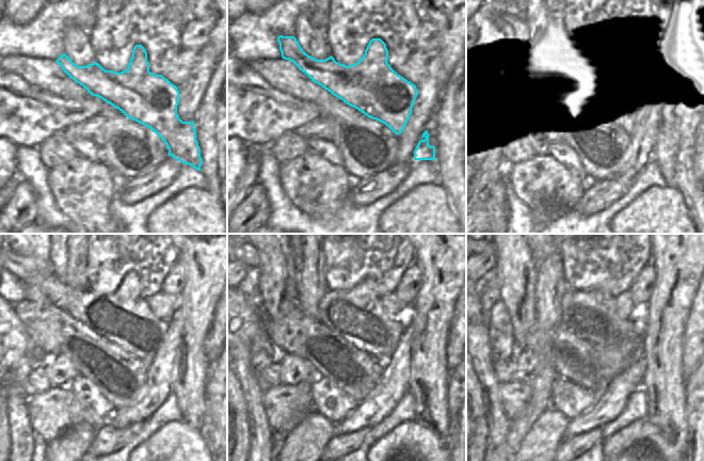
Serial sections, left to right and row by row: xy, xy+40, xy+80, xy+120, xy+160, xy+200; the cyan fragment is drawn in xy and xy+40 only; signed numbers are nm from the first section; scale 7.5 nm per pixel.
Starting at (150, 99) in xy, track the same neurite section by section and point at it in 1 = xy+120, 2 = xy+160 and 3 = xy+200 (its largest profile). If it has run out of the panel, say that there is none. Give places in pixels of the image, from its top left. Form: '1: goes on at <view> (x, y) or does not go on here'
1: goes on at xy+120 (123, 318)
2: goes on at xy+160 (357, 316)
3: goes on at xy+200 (592, 315)

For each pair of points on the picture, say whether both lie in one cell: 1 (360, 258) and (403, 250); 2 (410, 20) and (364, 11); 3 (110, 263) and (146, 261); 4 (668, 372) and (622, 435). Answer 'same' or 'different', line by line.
1: same
2: same
3: same
4: different

